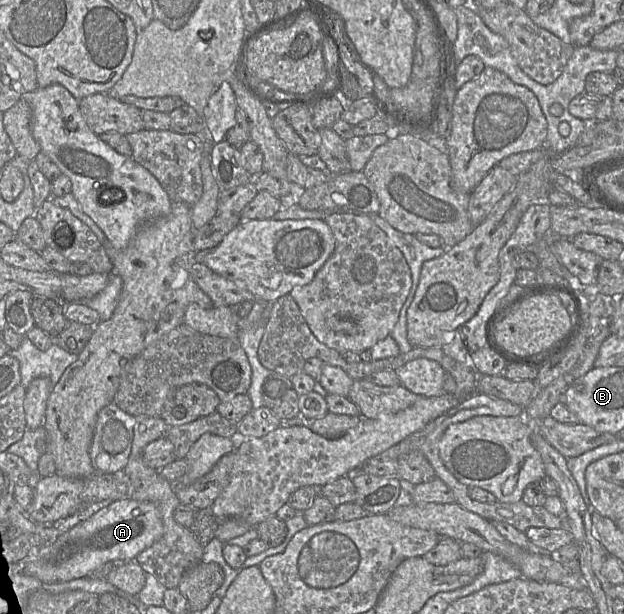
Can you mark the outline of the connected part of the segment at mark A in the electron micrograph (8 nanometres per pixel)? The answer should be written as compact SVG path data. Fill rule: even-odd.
M122 499L103 508L63 531L53 541L44 541L33 546L18 562L17 573L27 573L42 582L65 582L86 576L93 576L109 562L134 561L138 554L156 542L163 533L160 511L152 502Z

